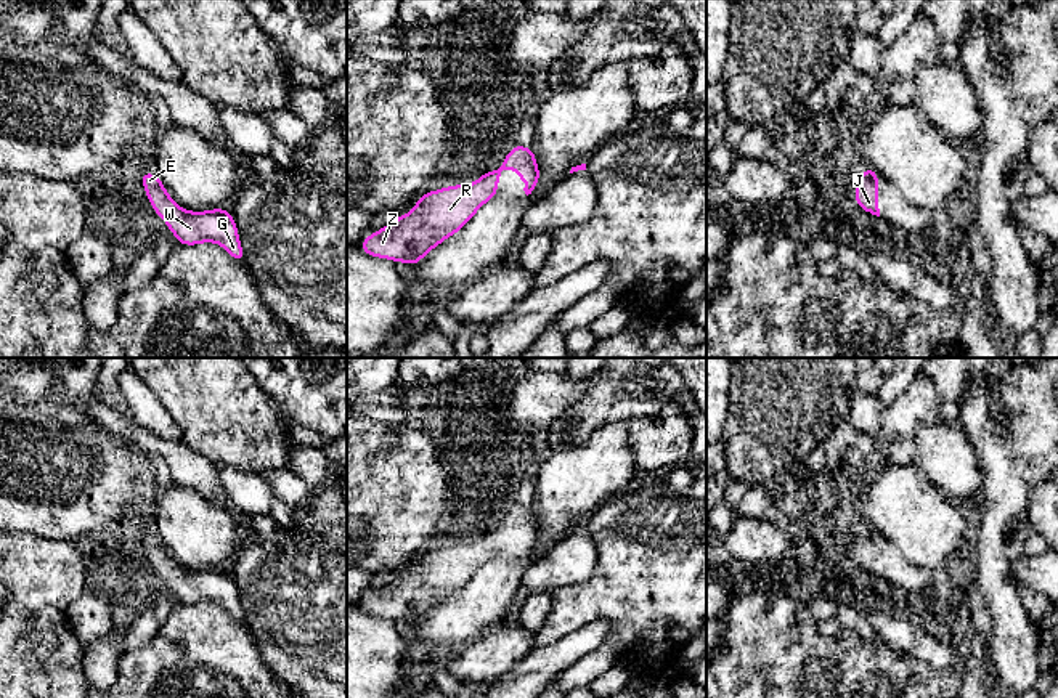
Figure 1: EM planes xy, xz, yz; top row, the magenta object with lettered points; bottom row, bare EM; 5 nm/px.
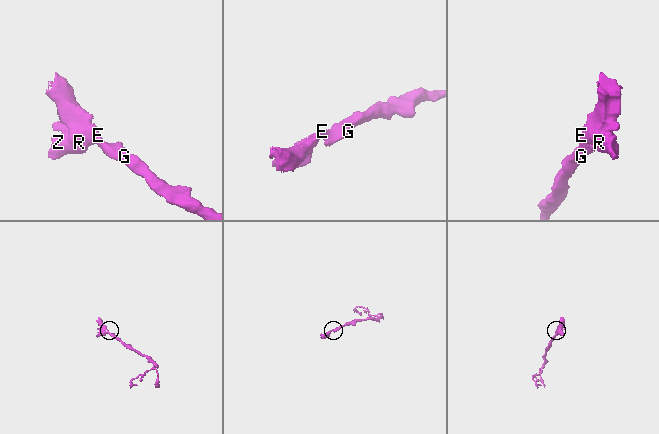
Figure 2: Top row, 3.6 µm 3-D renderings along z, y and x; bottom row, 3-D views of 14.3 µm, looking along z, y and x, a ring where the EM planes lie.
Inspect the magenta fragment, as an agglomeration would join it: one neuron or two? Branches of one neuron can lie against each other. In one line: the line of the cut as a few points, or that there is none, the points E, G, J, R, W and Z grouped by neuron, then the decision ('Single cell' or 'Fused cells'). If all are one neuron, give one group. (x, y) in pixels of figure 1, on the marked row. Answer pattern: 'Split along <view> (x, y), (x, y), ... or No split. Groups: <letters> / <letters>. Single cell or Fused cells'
No split. Groups: E G J R W Z. Single cell

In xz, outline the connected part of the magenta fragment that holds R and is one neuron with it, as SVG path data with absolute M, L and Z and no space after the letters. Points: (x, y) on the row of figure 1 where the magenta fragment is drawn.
M515 144L503 164L483 173L472 185L454 185L424 193L414 209L398 215L389 226L379 228L361 242L364 254L414 266L432 249L456 234L477 210L496 197L503 170L515 170L531 194L539 181L539 167L533 148Z

